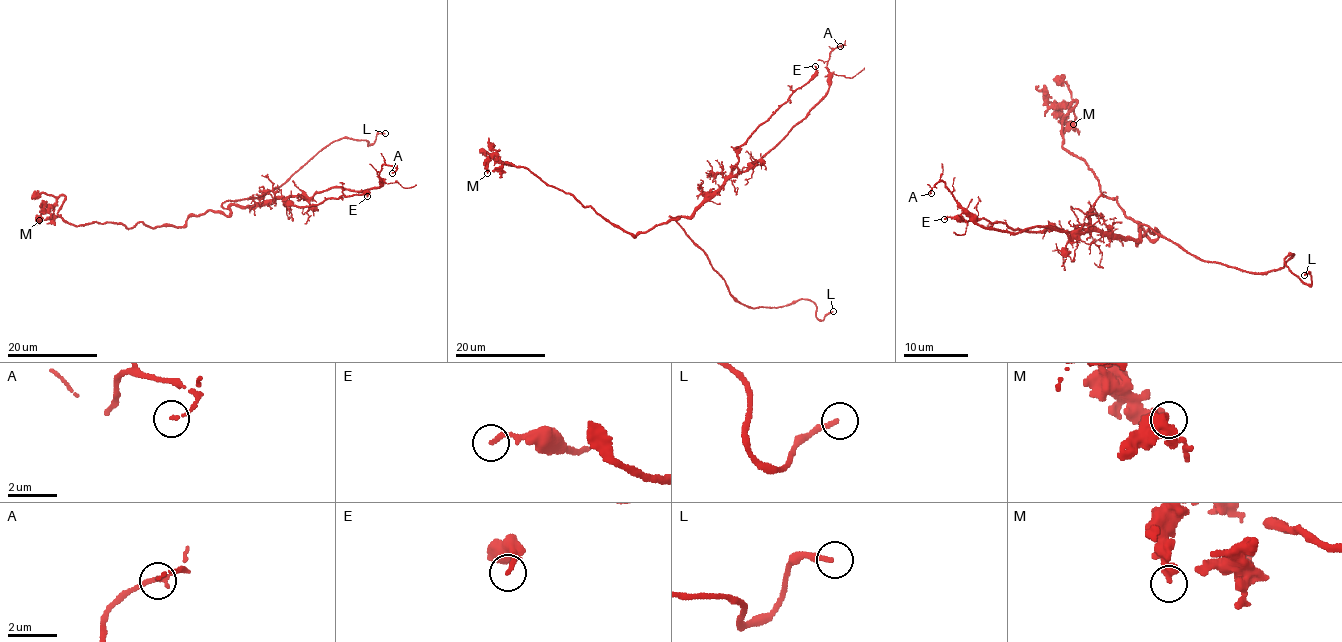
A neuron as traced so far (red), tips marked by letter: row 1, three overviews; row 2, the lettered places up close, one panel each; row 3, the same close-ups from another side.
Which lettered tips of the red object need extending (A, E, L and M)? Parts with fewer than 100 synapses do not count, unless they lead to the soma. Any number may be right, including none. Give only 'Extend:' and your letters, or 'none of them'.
Extend: L

